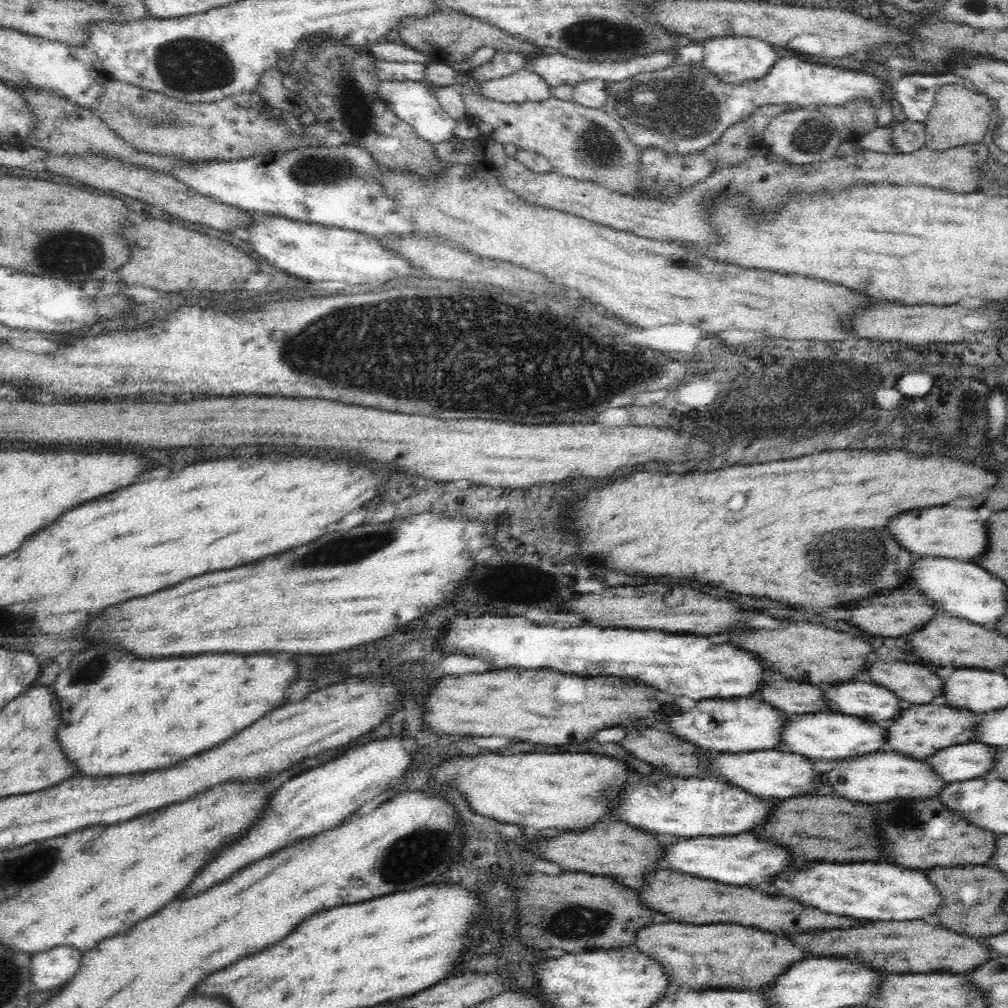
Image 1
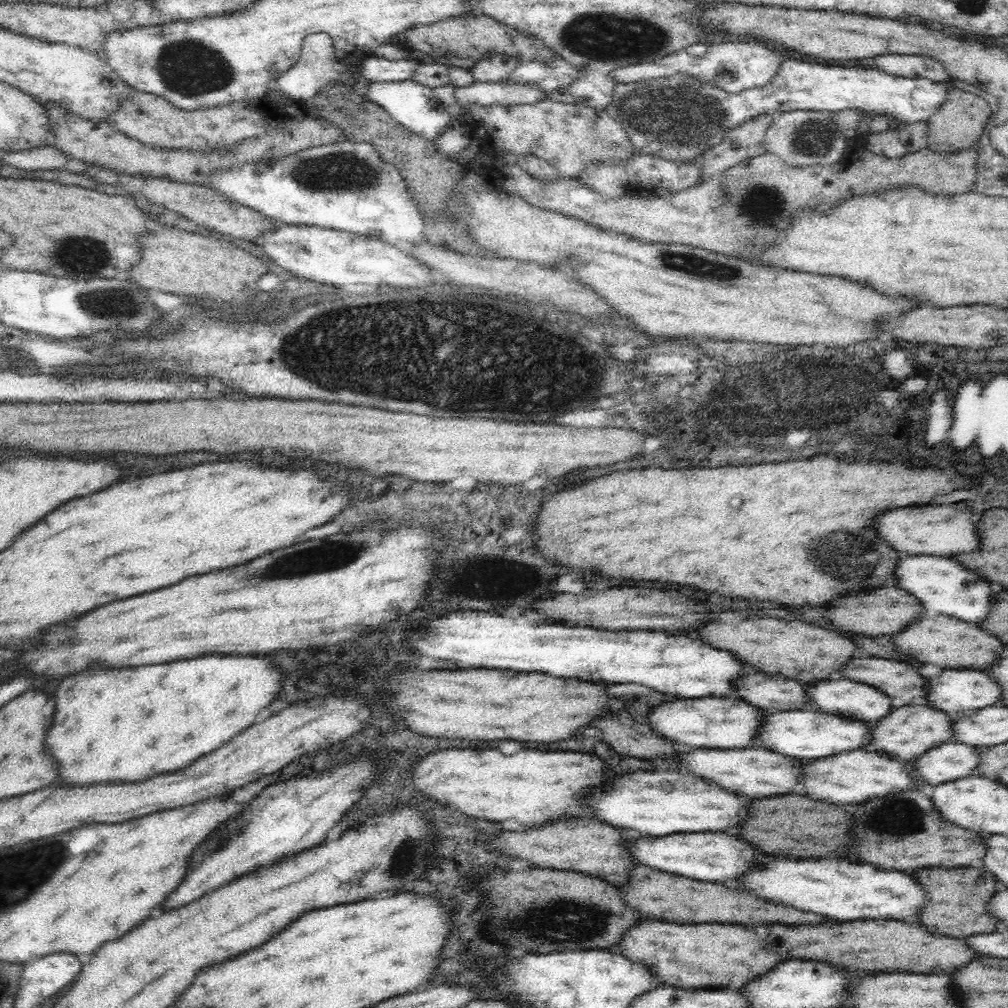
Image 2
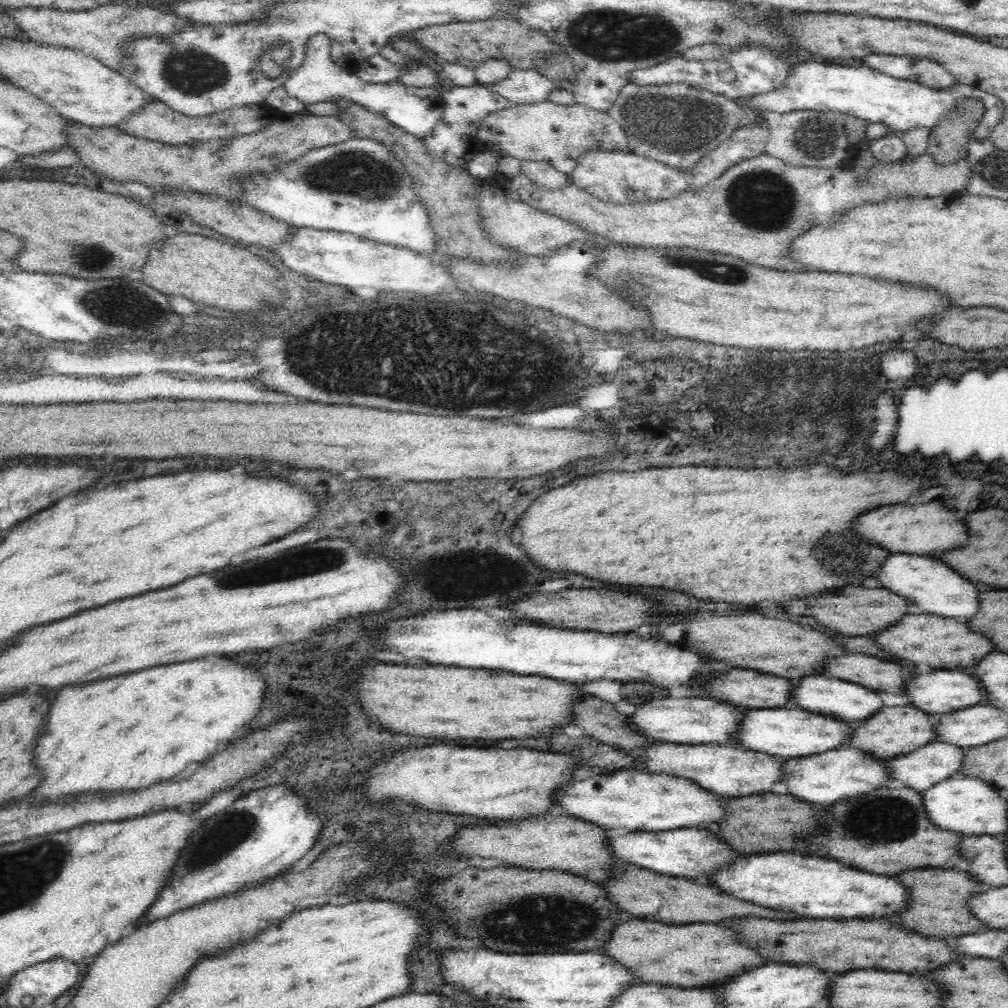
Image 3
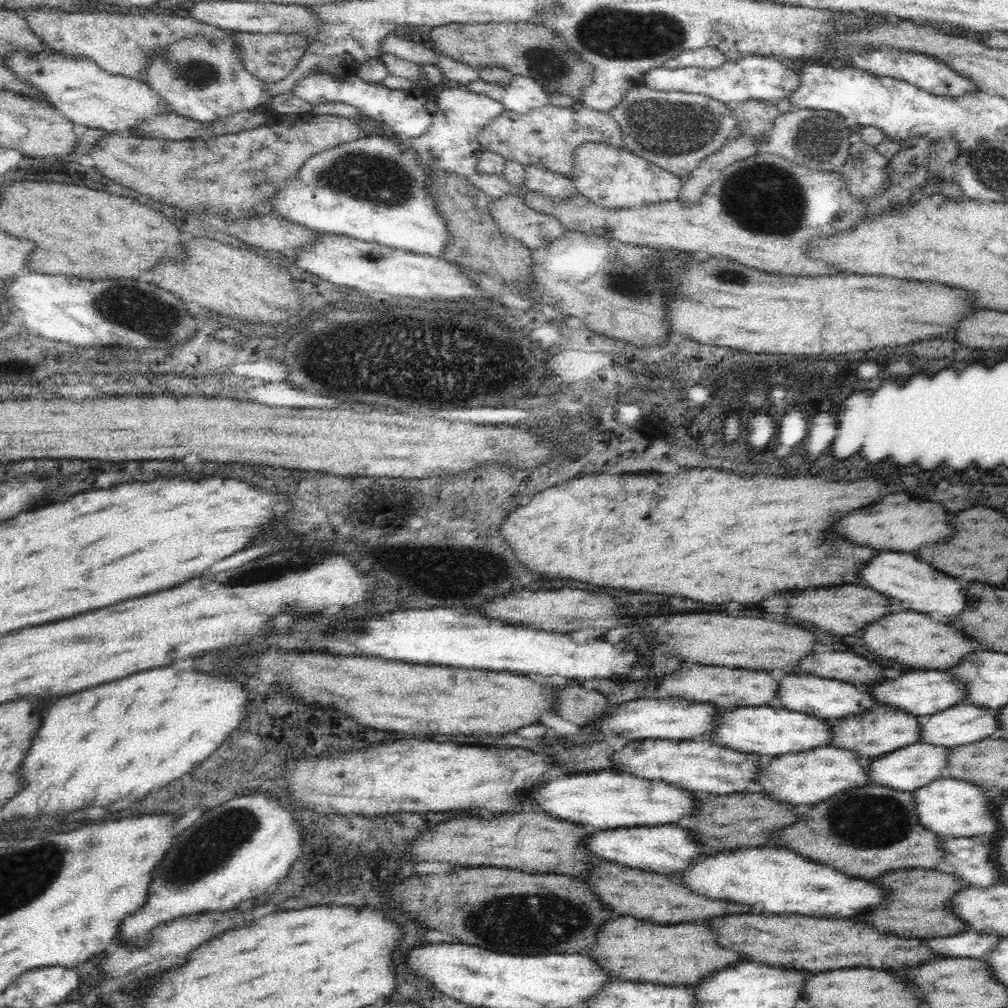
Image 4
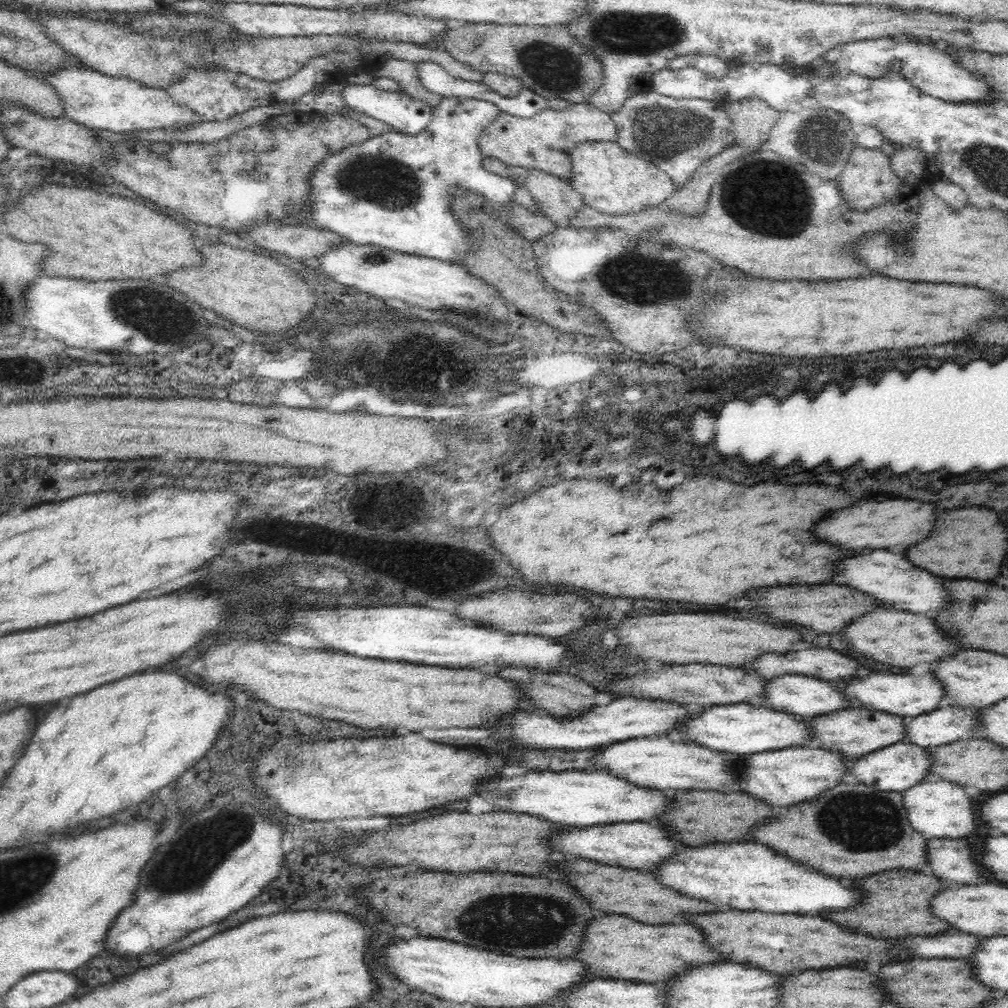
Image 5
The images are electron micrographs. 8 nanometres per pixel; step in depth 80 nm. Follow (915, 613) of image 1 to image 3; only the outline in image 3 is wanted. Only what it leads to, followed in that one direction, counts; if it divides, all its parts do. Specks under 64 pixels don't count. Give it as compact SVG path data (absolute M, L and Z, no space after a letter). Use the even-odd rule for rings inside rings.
M845 586L839 592L833 593L832 596L822 594L804 600L808 604L808 616L816 618L820 624L824 624L830 630L836 630L840 634L850 634L850 636L862 636L862 634L874 634L878 630L884 630L888 626L894 626L902 614L908 608L908 602L888 590L874 588L868 590L863 586Z

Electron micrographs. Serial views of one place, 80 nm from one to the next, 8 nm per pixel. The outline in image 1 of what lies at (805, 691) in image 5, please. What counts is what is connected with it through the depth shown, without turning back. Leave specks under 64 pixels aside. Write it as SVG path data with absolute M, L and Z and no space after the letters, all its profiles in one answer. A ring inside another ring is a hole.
M851 679L830 684L828 689L821 692L826 701L826 710L873 723L889 723L903 708L900 707L900 699L876 683Z

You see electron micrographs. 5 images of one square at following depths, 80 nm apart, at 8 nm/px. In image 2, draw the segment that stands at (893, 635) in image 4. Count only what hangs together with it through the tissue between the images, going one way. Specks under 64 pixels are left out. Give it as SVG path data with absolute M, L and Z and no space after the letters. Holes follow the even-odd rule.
M938 616L938 618L916 618L906 630L892 636L896 652L902 656L912 656L918 662L930 662L942 669L986 668L994 664L994 658L1000 658L1004 652L1002 642L998 638L978 630L974 624L960 622L956 618Z

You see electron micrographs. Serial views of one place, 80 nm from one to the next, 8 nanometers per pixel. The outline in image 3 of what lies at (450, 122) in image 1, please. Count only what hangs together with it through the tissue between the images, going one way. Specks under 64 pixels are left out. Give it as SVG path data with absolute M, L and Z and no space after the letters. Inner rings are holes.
M315 34L307 40L304 64L293 71L283 84L290 96L305 102L328 102L350 100L364 109L378 113L402 129L402 131L422 139L436 124L442 114L439 87L406 87L402 83L374 84L363 81L355 72L340 70L330 61L330 39L325 34Z

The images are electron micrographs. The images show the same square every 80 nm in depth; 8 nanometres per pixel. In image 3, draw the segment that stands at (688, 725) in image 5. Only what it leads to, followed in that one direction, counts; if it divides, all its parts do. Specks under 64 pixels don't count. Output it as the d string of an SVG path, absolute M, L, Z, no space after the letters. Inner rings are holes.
M796 706L750 708L743 710L742 718L732 734L732 742L734 746L742 749L761 752L775 758L810 756L832 748L844 747L850 734L850 725L849 722L826 718Z

